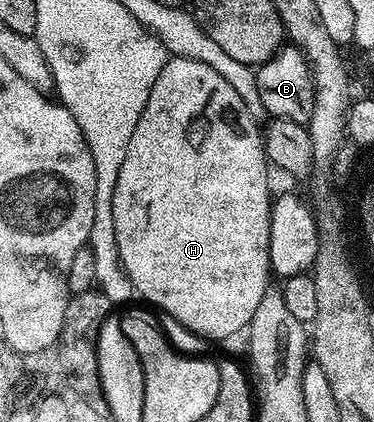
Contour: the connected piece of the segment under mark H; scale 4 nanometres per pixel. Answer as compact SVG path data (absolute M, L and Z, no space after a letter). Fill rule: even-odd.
M170 56L165 62L163 71L159 71L159 79L151 87L147 95L147 107L143 107L143 115L139 115L139 123L131 134L131 143L127 147L127 159L123 159L123 168L119 170L119 179L115 183L115 195L111 199L111 212L115 214L115 243L119 243L119 259L121 266L133 281L134 290L141 293L153 305L158 305L169 317L174 317L185 329L198 333L201 337L210 337L213 341L221 341L224 337L233 337L237 332L248 330L251 319L255 315L255 307L259 307L259 299L263 299L265 290L270 288L271 270L269 267L269 211L271 208L271 192L269 193L269 172L271 166L265 156L263 133L258 122L251 119L247 107L243 107L243 99L207 63L196 61L190 57Z

